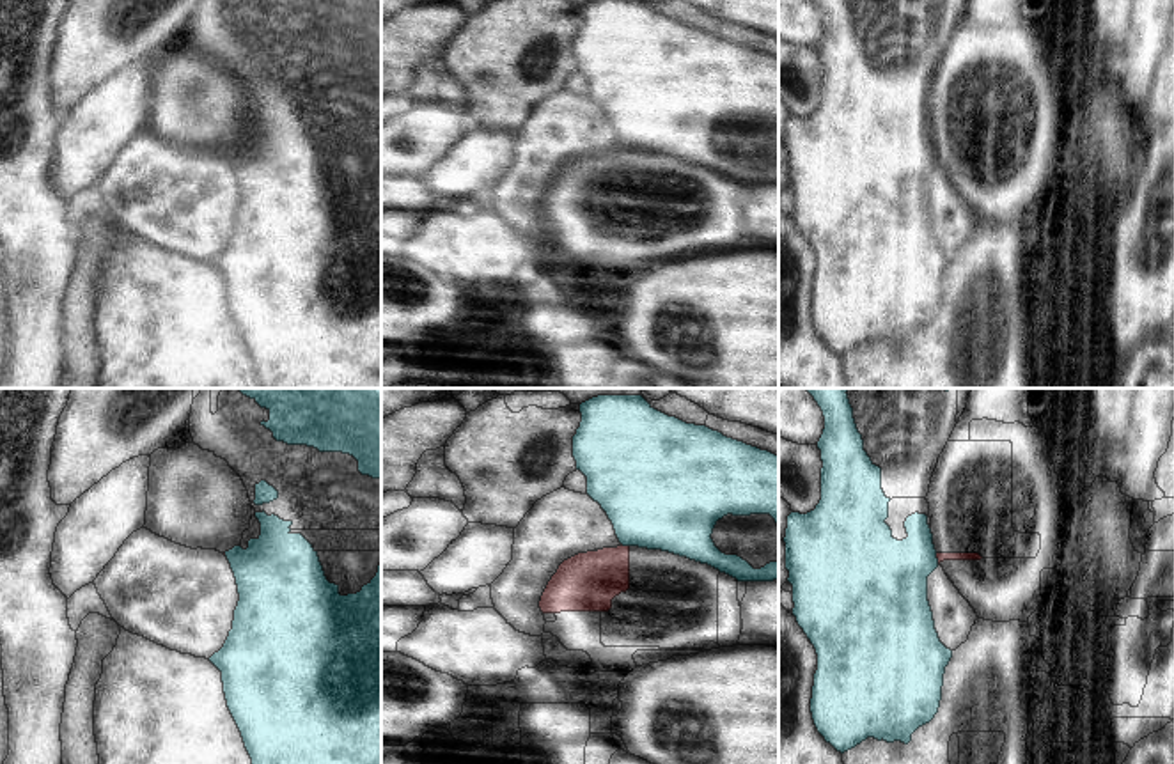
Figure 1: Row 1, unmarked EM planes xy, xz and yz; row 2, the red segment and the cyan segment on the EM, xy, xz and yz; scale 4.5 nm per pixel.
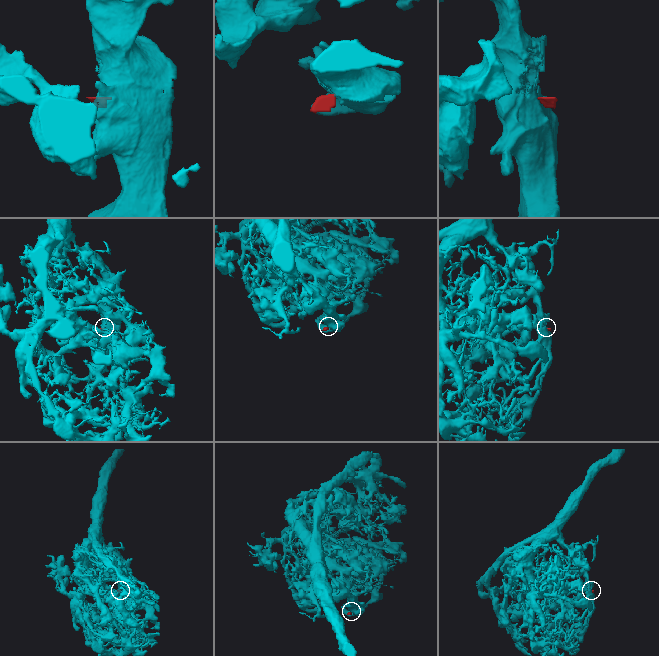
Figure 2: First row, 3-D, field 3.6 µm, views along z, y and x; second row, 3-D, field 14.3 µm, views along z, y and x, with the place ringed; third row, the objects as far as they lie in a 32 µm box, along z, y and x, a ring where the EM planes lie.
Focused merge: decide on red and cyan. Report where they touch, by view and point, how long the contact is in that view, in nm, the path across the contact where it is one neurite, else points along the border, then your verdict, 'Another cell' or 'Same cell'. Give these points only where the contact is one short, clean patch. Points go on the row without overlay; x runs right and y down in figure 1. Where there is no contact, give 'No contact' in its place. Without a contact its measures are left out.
Touches red at yz (937, 160). Shared border 50 nm. Boundary: yz (935, 156), (939, 165). Another cell

